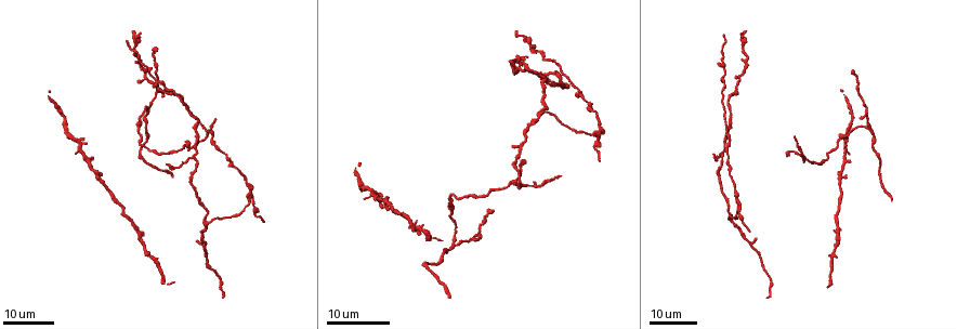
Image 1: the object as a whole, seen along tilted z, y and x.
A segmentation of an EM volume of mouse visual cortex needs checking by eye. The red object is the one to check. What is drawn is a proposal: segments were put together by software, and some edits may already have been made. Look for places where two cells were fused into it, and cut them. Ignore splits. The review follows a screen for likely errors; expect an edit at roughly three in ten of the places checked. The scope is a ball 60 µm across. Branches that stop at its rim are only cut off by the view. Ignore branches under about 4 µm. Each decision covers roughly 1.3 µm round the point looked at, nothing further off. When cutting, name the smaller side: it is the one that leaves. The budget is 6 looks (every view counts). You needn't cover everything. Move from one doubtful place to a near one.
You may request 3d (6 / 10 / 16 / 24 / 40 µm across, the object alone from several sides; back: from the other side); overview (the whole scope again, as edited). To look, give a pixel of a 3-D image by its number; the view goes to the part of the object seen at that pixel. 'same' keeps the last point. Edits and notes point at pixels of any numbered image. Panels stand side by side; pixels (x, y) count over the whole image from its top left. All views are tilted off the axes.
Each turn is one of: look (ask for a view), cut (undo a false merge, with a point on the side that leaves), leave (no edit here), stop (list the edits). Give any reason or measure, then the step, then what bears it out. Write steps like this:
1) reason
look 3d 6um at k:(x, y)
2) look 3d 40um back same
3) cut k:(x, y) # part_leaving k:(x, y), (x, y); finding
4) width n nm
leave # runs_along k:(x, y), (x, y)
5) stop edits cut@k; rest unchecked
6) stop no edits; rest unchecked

three arms meet
look 3d 16um at 1:(721, 154)

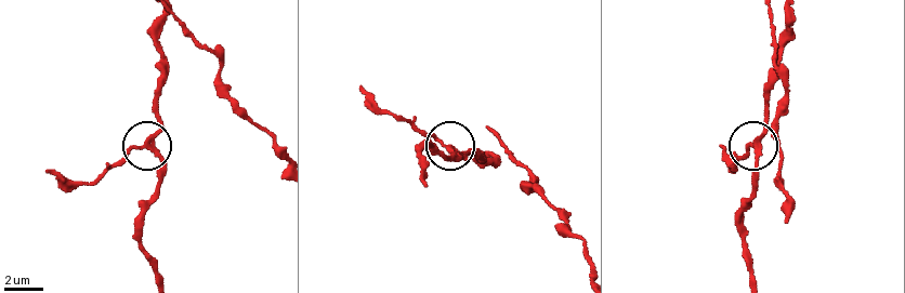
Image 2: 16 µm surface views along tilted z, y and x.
closer look
look 3d 6um at 2:(146, 147)

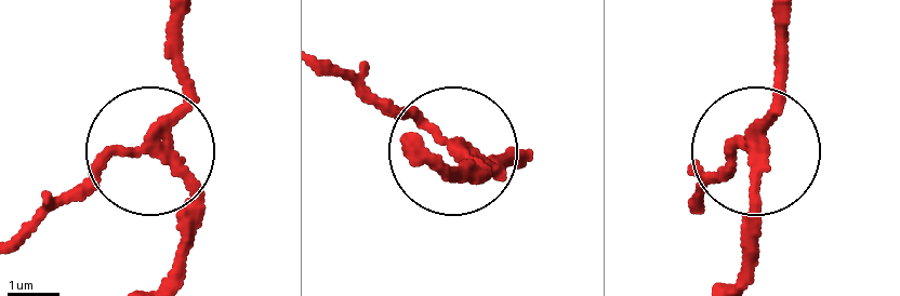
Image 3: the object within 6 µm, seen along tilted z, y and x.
width 190 nm
leave # runs_along 3:(158, 282), (186, 190), (149, 157), (102, 170), (27, 237); one cell here

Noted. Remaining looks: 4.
looks like a crossing
look 3d 24um at 1:(513, 182)

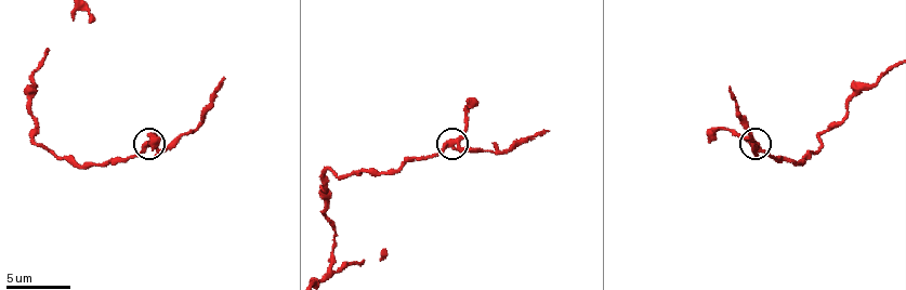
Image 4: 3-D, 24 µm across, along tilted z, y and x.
look 3d 6um at 4:(456, 141)

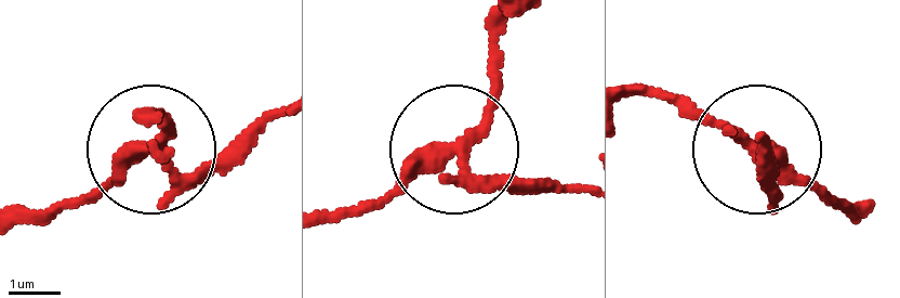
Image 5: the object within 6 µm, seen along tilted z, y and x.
arms 4
cut 5:(242, 139) # part_leaving 5:(188, 190), (274, 120); a second cell is stuck on

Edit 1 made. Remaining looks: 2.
side arm on a straight run
look 3d 6um at 4:(335, 273)

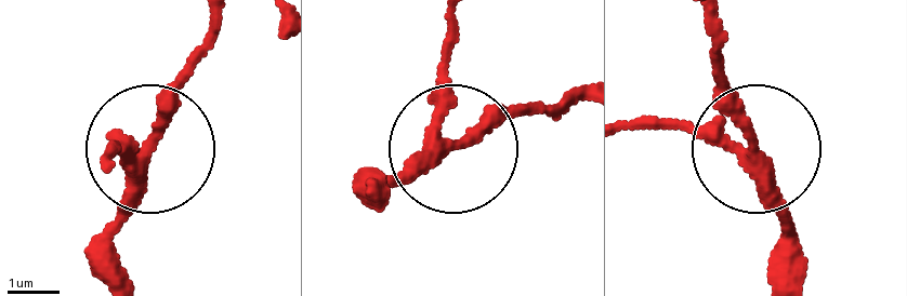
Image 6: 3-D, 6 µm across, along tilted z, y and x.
width 260 nm
leave # runs_along 6:(105, 162), (156, 133), (165, 98), (204, 55); continuous, no second cell

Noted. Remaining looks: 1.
stop edits cut@5; rest unchecked

